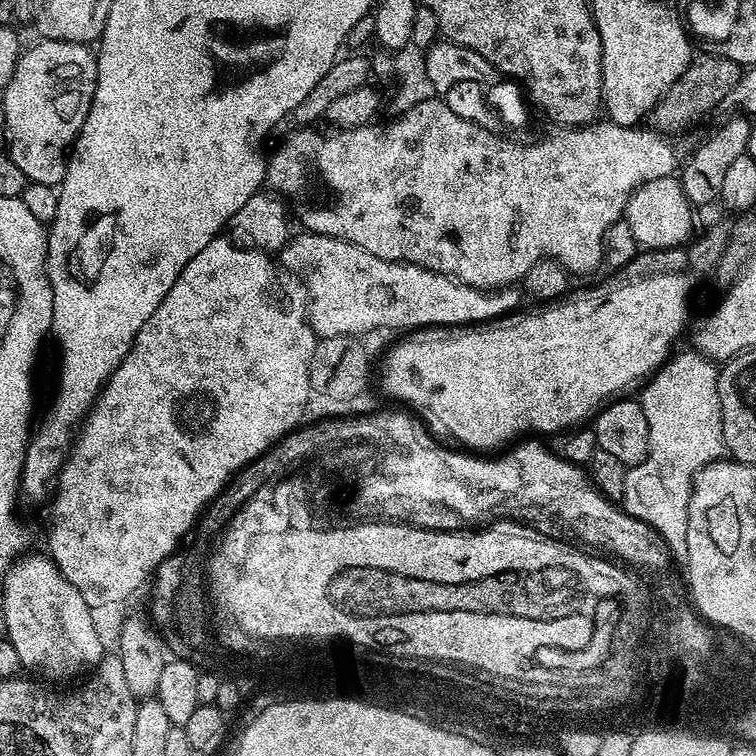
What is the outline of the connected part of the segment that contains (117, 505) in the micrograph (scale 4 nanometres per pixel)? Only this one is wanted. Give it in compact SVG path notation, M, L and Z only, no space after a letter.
M228 238L212 240L206 250L200 251L197 256L190 258L190 262L186 262L174 286L170 286L170 294L162 298L158 310L154 310L146 326L138 330L126 358L122 358L119 366L112 371L75 433L50 496L52 509L48 512L46 552L66 582L70 582L70 586L74 586L74 590L86 598L93 610L112 608L115 604L130 599L143 584L145 587L158 565L180 547L185 537L193 531L192 523L201 519L204 509L224 489L233 475L252 461L263 457L278 436L290 431L303 418L304 411L308 408L308 395L314 392L310 384L310 358L314 358L318 337L306 315L303 295L300 297L296 292L288 292L281 300L276 297L276 272L278 273L277 265L269 253L253 248L239 248Z

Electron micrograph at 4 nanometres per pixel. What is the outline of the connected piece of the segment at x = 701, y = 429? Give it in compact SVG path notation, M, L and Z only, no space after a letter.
M695 350L678 352L643 385L645 386L644 396L639 397L639 402L644 408L646 422L650 426L650 450L642 463L628 469L622 508L624 507L623 511L634 517L637 522L649 524L661 540L666 542L669 553L673 557L684 558L688 555L686 522L692 497L692 481L707 464L721 459L726 449L722 434L720 399L718 398L717 365L707 356L702 356Z

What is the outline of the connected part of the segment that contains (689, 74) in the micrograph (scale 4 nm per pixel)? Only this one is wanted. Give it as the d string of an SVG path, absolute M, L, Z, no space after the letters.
M719 54L693 55L688 61L688 69L681 74L678 82L674 82L674 86L670 86L670 90L666 90L664 97L652 108L651 127L665 134L684 132L694 127L707 112L714 111L719 104L727 101L730 90L738 86L741 75L741 65L730 62L730 58L722 58Z

